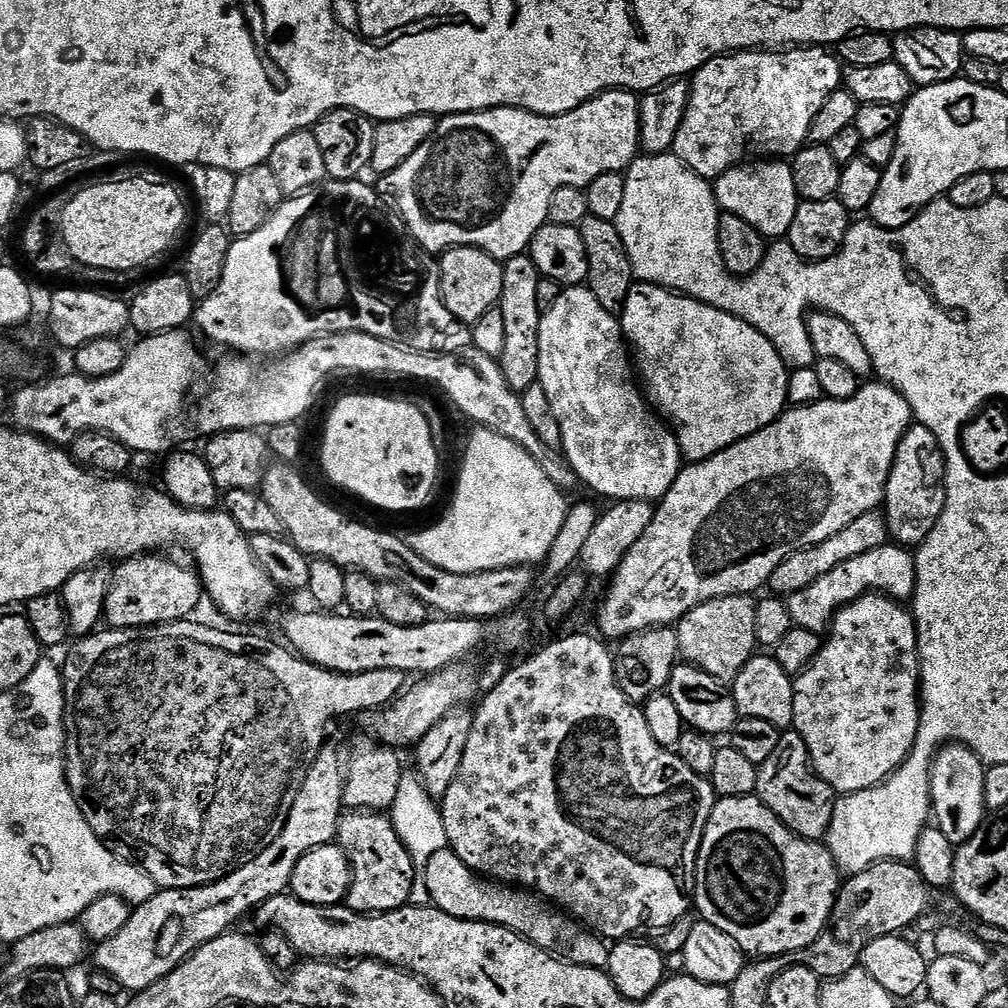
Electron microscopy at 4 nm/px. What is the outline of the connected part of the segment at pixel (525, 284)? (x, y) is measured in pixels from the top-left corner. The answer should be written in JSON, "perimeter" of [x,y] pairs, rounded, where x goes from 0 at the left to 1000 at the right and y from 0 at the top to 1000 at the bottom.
{"perimeter":[[[521,252],[519,254],[511,254],[505,258],[499,259],[500,271],[498,272],[498,292],[496,293],[495,308],[498,312],[498,319],[502,319],[502,343],[498,343],[498,351],[494,354],[494,360],[498,371],[502,375],[502,379],[507,383],[513,391],[526,387],[526,383],[534,380],[536,368],[534,367],[534,331],[536,330],[536,315],[538,313],[538,302],[536,306],[536,282],[538,283],[538,275],[535,268],[530,264],[527,254]]]}

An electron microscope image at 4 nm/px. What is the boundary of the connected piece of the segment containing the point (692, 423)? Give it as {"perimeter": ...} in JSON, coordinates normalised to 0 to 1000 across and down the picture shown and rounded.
{"perimeter":[[[631,280],[628,281],[625,292],[621,292],[619,309],[614,311],[613,316],[615,324],[619,327],[619,336],[629,350],[629,365],[637,378],[641,396],[644,402],[662,418],[667,428],[670,429],[671,438],[675,443],[675,451],[680,457],[702,456],[726,440],[731,440],[733,437],[739,437],[741,433],[748,432],[753,425],[764,423],[779,408],[782,401],[782,370],[784,368],[782,362],[778,360],[772,347],[768,347],[768,343],[759,333],[752,331],[752,327],[748,327],[748,323],[736,319],[731,313],[720,312],[703,302],[697,302],[695,298],[688,298],[685,294],[668,290],[666,286],[657,286],[653,282]]]}

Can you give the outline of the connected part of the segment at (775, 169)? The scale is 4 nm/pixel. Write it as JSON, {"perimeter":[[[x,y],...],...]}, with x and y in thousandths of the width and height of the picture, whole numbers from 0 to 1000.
{"perimeter":[[[739,161],[710,176],[708,189],[710,201],[714,203],[718,210],[732,212],[732,216],[744,220],[744,224],[751,226],[760,236],[781,235],[784,224],[788,220],[788,212],[796,200],[793,190],[789,187],[786,164],[782,161]]]}

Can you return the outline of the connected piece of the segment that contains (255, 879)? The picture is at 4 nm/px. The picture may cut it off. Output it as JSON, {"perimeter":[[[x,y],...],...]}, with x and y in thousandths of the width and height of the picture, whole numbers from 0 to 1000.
{"perimeter":[[[328,740],[322,741],[312,756],[312,760],[308,760],[308,764],[304,768],[304,776],[300,780],[296,792],[292,792],[292,800],[288,804],[288,812],[284,812],[284,819],[280,823],[280,827],[276,827],[276,831],[272,831],[272,835],[268,835],[268,839],[264,839],[264,843],[260,843],[260,847],[256,847],[256,851],[244,855],[234,864],[220,870],[219,873],[200,878],[198,881],[156,884],[153,891],[149,891],[132,904],[129,915],[125,915],[125,919],[121,919],[121,923],[117,923],[117,927],[113,927],[113,931],[94,938],[94,959],[100,964],[109,965],[118,974],[120,981],[127,983],[128,980],[128,985],[131,986],[142,984],[143,981],[153,978],[153,974],[165,970],[165,966],[169,966],[169,962],[173,962],[182,952],[186,952],[192,942],[196,942],[212,931],[221,929],[231,919],[237,918],[234,916],[249,901],[250,904],[257,902],[258,898],[267,893],[269,889],[283,888],[290,876],[292,859],[296,859],[296,855],[300,855],[303,847],[320,837],[330,836],[334,832],[337,824],[337,812],[343,802],[341,797],[342,773],[343,766],[339,761],[339,754],[337,758],[336,748]]]}

